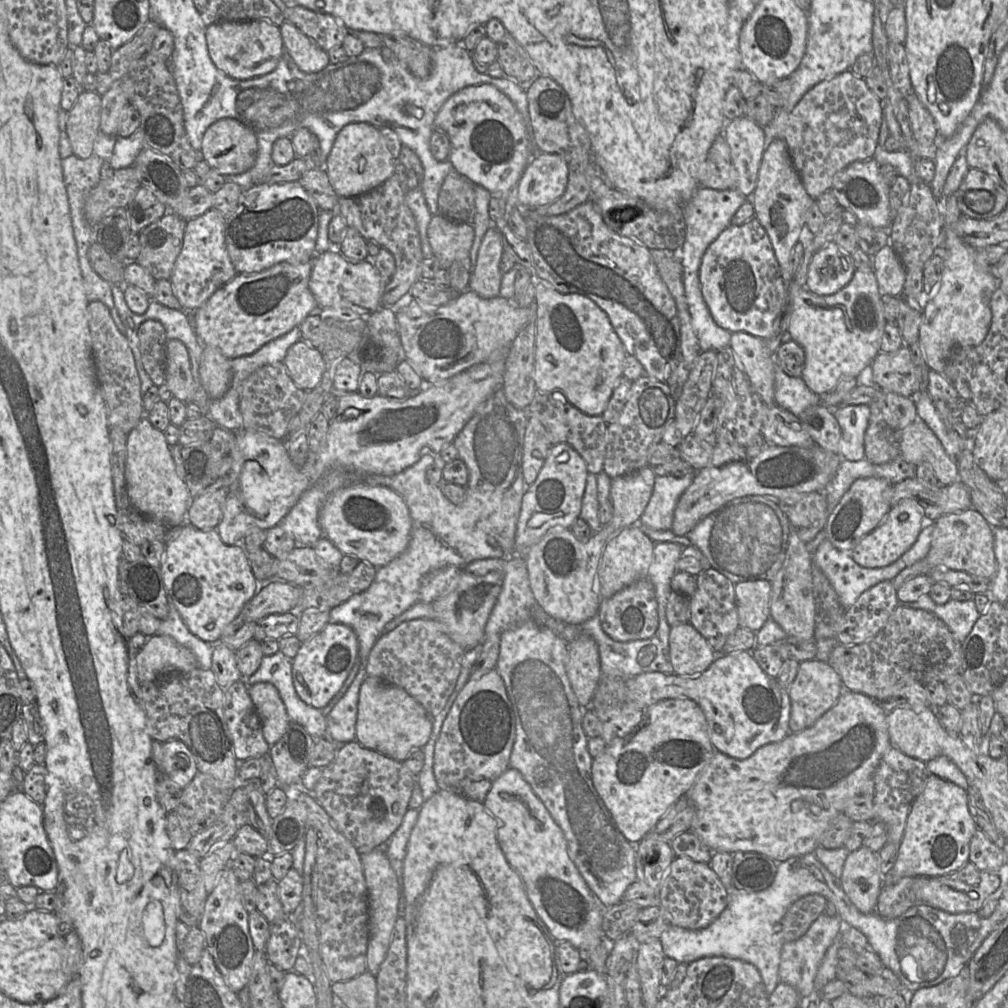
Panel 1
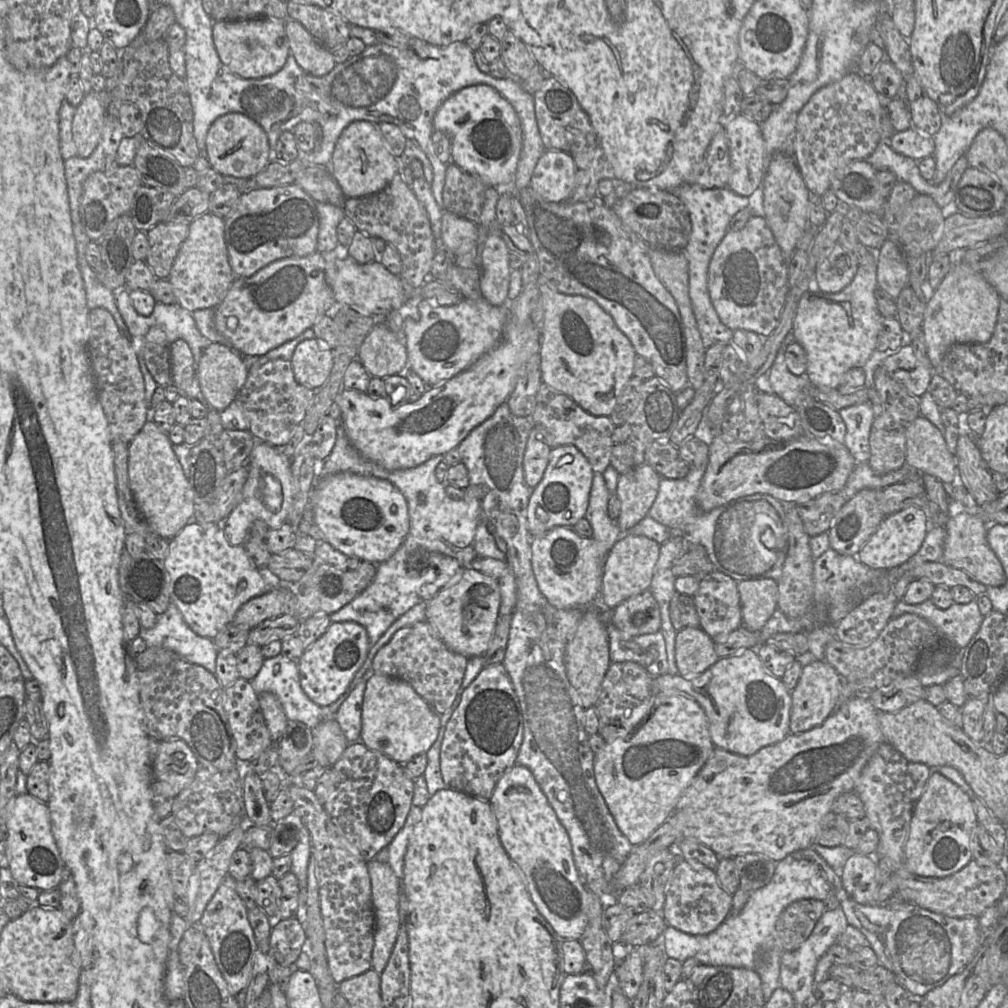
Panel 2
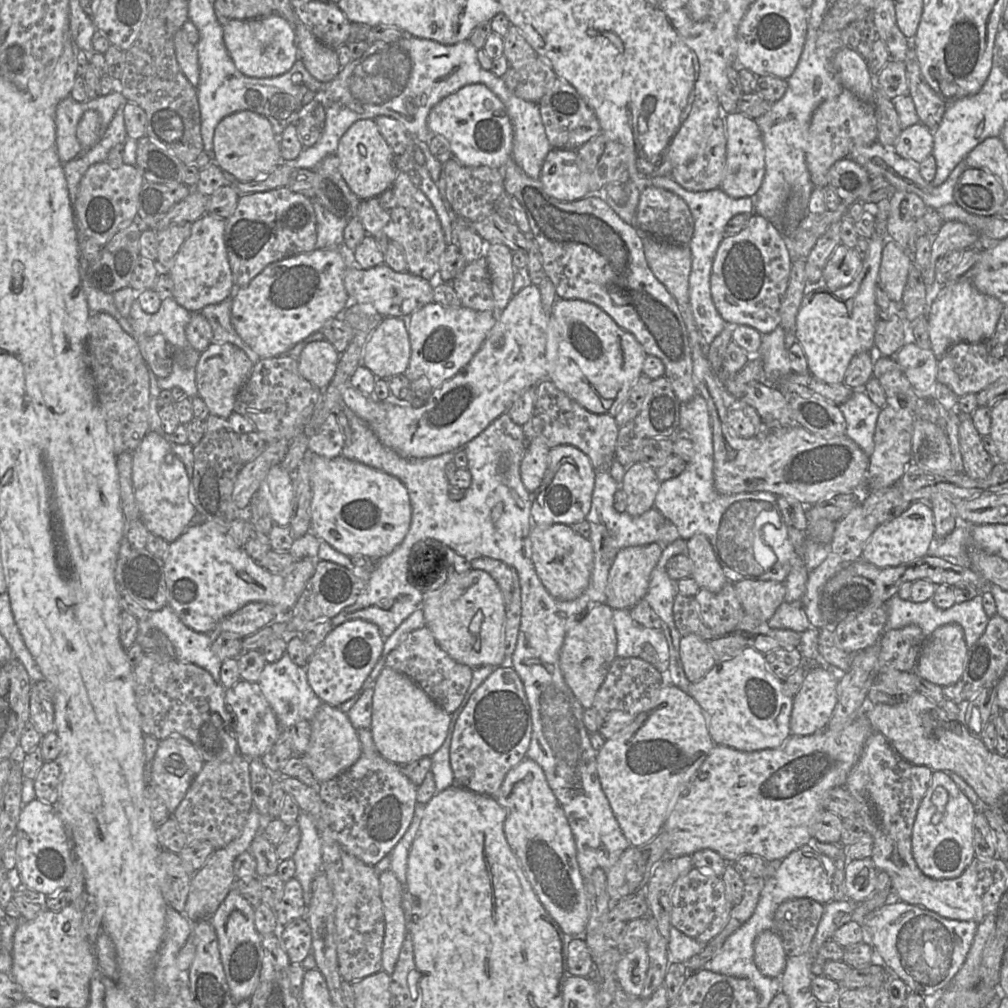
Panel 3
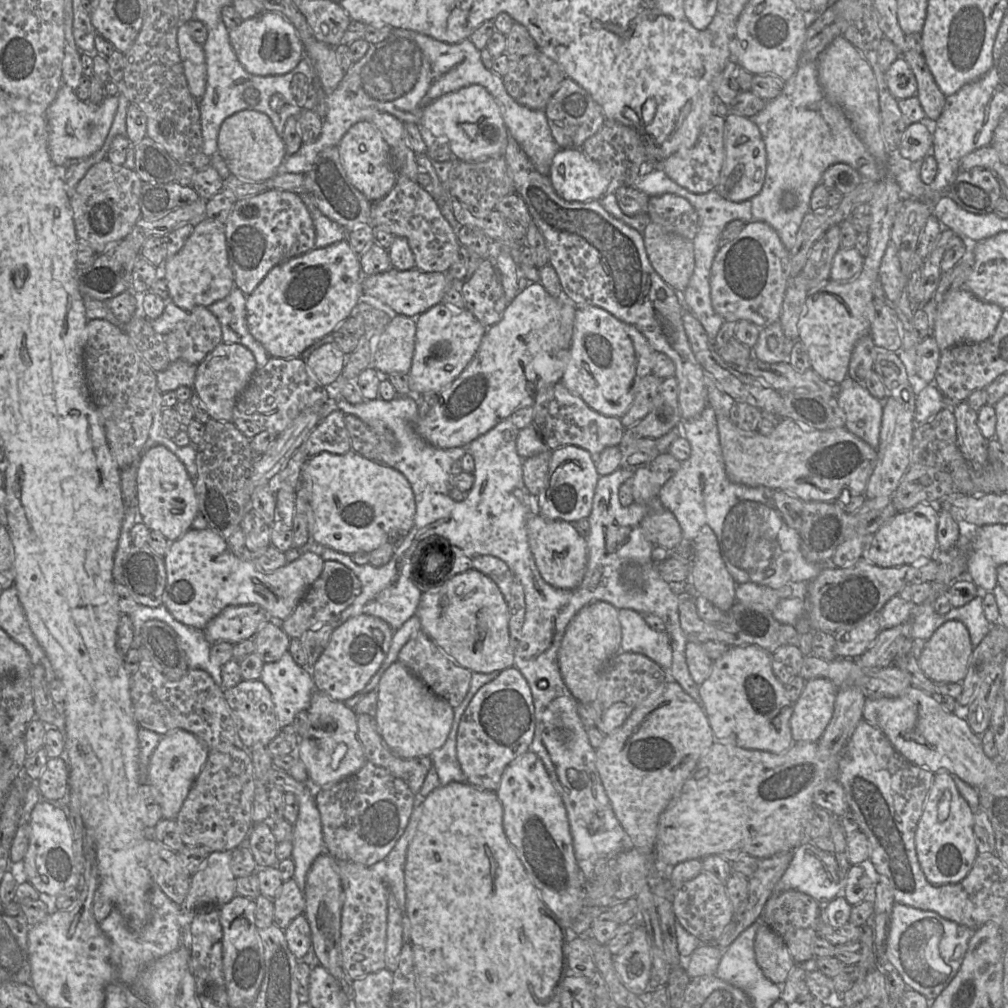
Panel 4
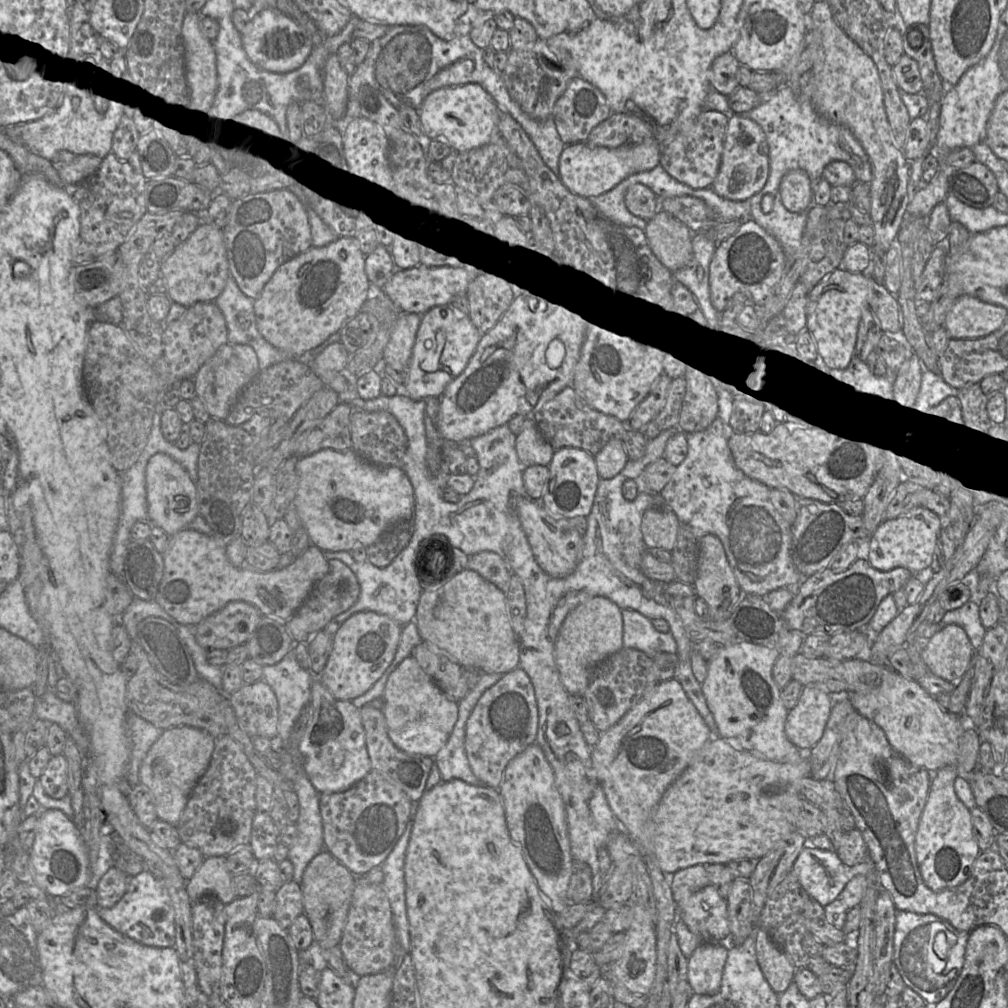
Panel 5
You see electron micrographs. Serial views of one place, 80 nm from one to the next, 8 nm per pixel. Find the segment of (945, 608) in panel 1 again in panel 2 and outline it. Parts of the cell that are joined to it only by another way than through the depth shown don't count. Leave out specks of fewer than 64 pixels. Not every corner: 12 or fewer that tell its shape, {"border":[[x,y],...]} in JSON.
{"border":[[976,598],[940,609],[898,600],[892,617],[913,613],[935,627],[943,645],[963,650],[984,616]]}

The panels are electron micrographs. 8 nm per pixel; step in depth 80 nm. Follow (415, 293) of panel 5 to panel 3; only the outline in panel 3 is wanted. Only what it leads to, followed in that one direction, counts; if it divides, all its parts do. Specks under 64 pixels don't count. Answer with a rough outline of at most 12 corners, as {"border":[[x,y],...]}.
{"border":[[386,264],[347,267],[350,304],[407,319],[433,284]]}

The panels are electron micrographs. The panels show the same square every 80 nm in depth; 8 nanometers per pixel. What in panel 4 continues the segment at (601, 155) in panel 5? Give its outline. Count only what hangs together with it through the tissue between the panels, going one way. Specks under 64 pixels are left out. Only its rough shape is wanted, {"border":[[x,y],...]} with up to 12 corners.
{"border":[[560,148],[548,175],[566,201],[600,200],[611,179],[581,148]]}

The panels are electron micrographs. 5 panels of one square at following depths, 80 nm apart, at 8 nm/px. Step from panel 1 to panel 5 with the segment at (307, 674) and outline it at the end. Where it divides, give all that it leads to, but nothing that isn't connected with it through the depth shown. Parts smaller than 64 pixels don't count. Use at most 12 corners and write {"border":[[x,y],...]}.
{"border":[[373,611],[333,636],[318,679],[337,700],[366,693],[402,626]]}

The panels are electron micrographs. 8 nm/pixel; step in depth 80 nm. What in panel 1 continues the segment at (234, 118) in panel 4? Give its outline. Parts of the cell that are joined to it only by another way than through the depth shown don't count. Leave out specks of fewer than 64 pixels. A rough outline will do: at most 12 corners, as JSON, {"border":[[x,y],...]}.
{"border":[[234,118],[205,131],[205,160],[222,175],[255,164],[256,131]]}

